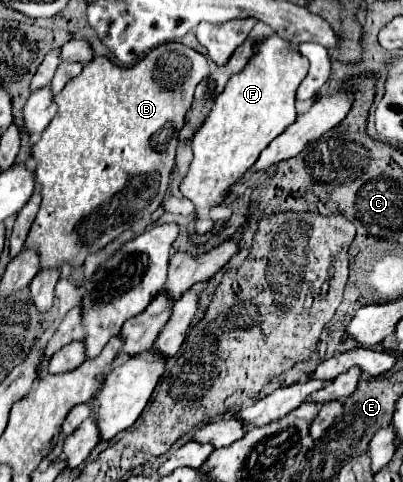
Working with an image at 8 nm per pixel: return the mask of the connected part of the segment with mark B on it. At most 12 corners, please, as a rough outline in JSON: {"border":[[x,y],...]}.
{"border":[[206,55],[94,57],[32,147],[26,247],[82,267],[162,205]]}

